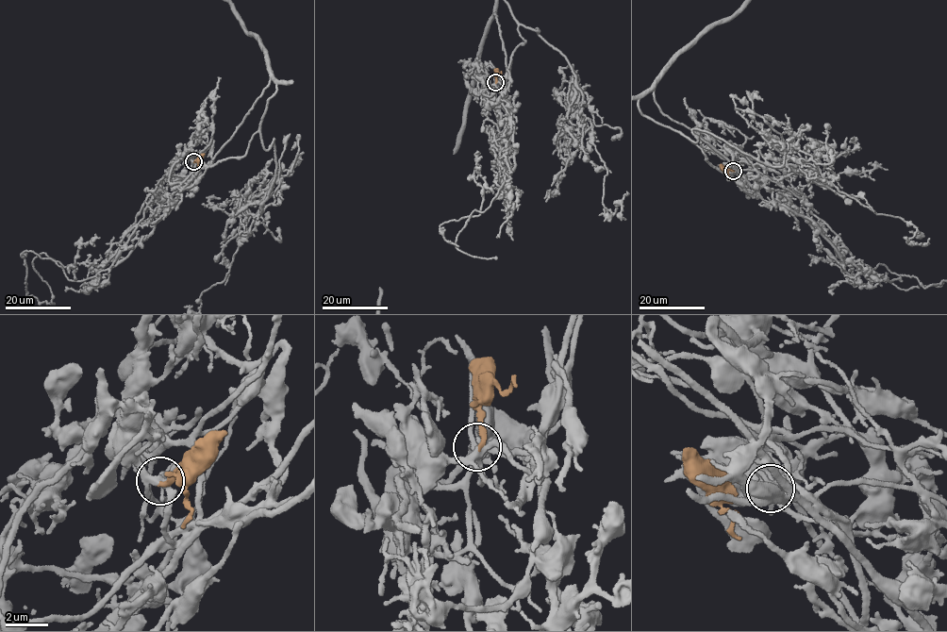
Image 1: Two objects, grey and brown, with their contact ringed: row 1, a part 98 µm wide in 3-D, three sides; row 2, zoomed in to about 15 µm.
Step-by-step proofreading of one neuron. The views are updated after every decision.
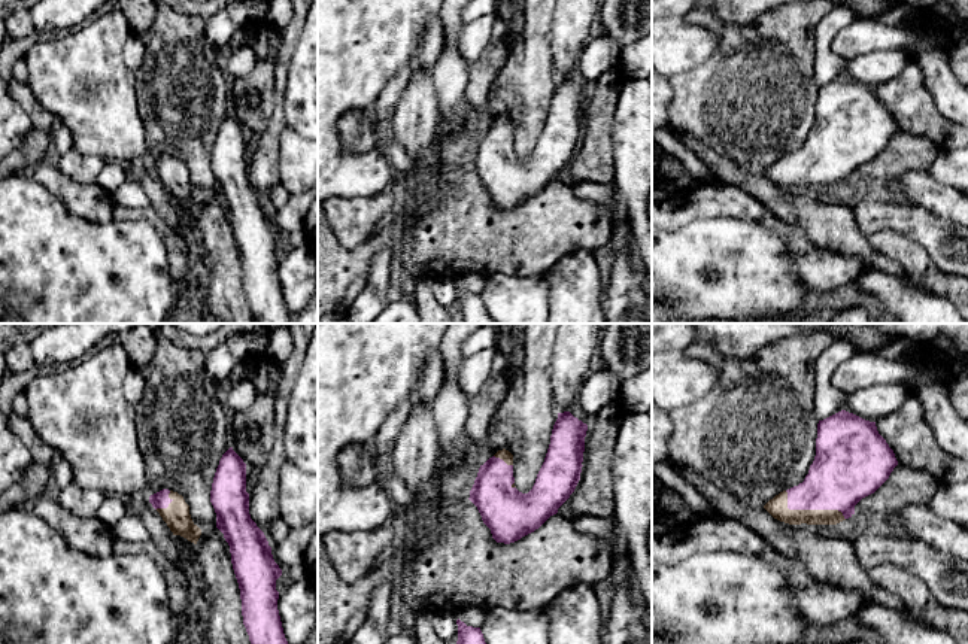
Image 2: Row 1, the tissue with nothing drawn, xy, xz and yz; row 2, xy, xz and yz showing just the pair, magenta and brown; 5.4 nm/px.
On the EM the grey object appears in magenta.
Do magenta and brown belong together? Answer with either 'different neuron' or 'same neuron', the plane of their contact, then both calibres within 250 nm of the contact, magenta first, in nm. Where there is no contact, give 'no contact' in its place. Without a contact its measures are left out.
same neuron | yz | 340/110 nm

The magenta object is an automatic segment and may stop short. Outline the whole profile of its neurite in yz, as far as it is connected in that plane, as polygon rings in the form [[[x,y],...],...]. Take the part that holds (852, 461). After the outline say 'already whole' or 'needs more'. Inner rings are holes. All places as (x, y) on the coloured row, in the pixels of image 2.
[[[841,410],[817,423],[816,456],[804,482],[770,499],[764,508],[789,525],[837,525],[855,514],[855,505],[874,493],[898,465],[876,422]]] | needs more

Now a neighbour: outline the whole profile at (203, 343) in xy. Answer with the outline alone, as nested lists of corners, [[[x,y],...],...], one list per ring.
[[[160,323],[160,332],[172,343],[191,350],[209,353],[237,332],[251,332],[261,328],[261,323],[222,323],[215,332],[194,335],[179,329],[175,323]]]

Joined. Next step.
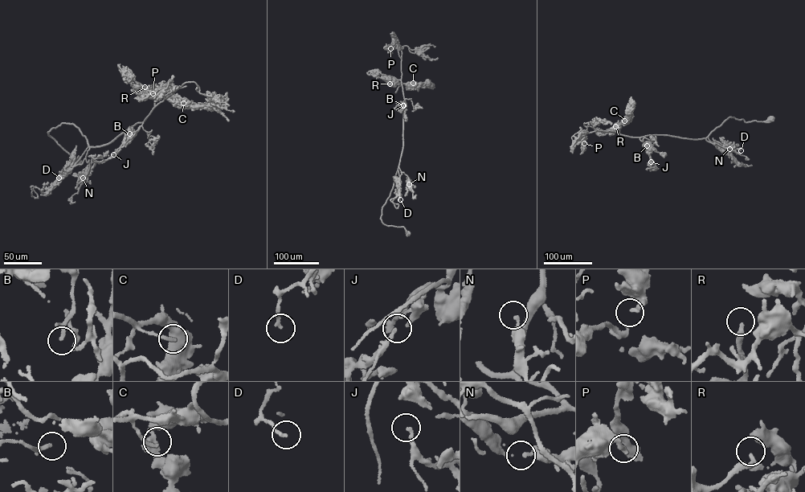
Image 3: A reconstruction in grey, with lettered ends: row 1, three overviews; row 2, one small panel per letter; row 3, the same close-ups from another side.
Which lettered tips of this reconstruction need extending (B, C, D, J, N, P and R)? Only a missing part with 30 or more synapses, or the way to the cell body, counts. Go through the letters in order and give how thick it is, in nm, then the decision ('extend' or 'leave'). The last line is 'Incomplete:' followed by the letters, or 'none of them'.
B: 190 nm thick; leave
C: 160 nm thick; leave
D: 160 nm thick; leave
J: 130 nm thick; leave
N: 280 nm thick; leave
P: 190 nm thick; leave
R: 240 nm thick; extend
Incomplete: R

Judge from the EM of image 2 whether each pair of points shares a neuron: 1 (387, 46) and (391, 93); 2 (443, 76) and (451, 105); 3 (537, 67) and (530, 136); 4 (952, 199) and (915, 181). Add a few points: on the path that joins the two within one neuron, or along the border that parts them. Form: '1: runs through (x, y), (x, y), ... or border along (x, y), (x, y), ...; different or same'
1: border along (412, 52), (407, 63), (385, 85), (370, 108); different
2: runs through (451, 84), (451, 97); same
3: runs through (530, 84), (530, 120); same
4: runs through (943, 199), (937, 199), (924, 190); same

